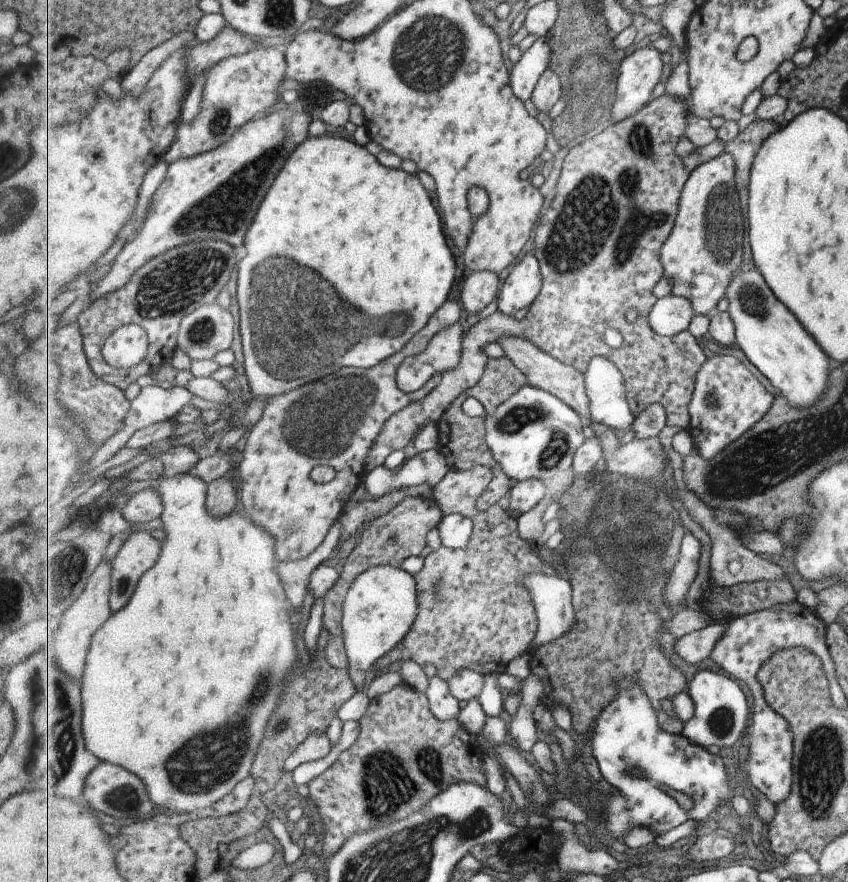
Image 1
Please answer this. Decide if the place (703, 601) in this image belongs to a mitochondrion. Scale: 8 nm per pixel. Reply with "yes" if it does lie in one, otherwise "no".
no

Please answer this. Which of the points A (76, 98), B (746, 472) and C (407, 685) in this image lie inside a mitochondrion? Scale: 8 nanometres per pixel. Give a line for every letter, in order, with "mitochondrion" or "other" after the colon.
A: mitochondrion
B: mitochondrion
C: other

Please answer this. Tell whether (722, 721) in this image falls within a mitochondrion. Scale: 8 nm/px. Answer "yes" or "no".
yes

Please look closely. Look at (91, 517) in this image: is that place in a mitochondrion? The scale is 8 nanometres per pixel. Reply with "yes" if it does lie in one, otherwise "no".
no

